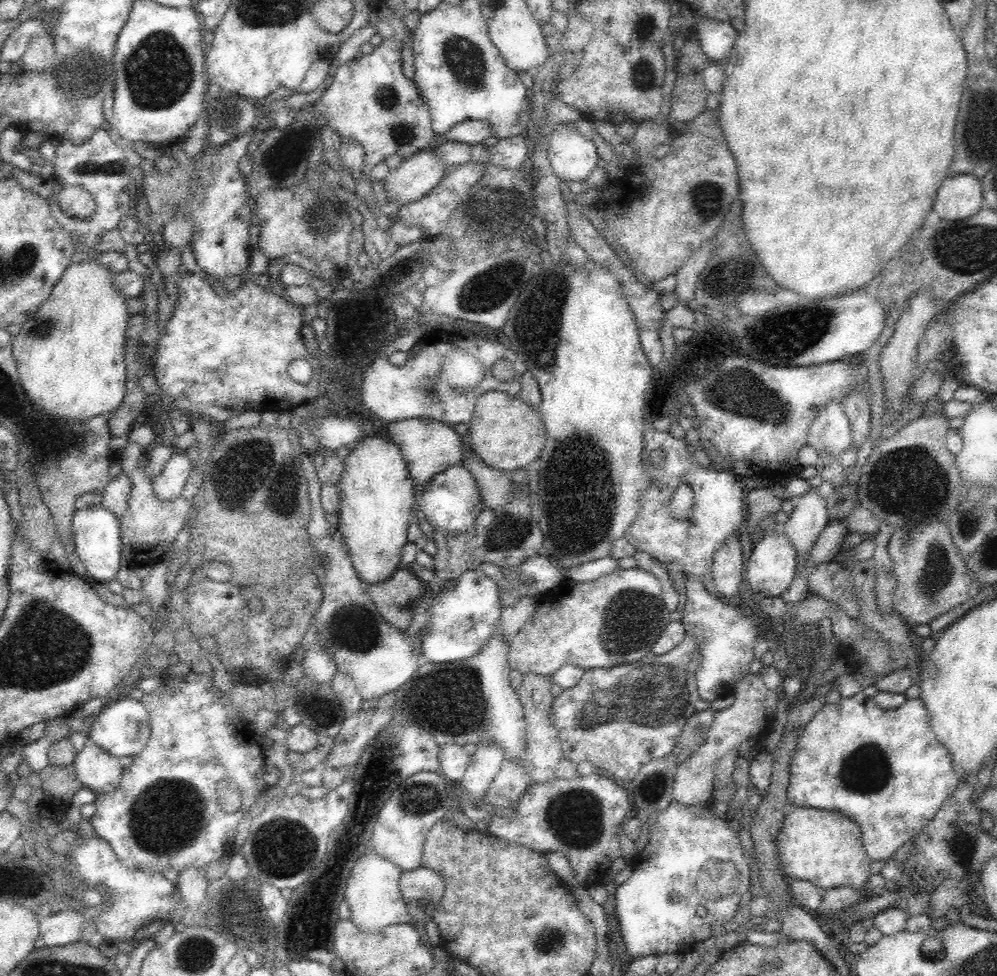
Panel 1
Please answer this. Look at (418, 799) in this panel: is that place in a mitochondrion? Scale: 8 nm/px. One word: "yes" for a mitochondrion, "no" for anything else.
yes

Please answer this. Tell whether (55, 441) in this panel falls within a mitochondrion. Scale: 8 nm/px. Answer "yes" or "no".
yes

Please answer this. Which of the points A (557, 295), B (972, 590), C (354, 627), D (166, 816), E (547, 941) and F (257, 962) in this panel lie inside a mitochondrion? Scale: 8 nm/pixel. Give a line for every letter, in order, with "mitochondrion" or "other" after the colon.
A: other
B: other
C: mitochondrion
D: mitochondrion
E: mitochondrion
F: other

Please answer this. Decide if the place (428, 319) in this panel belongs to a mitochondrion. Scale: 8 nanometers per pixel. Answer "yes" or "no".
no

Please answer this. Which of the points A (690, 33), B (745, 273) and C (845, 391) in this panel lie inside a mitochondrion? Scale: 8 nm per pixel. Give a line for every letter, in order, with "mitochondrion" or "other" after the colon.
A: other
B: other
C: other

